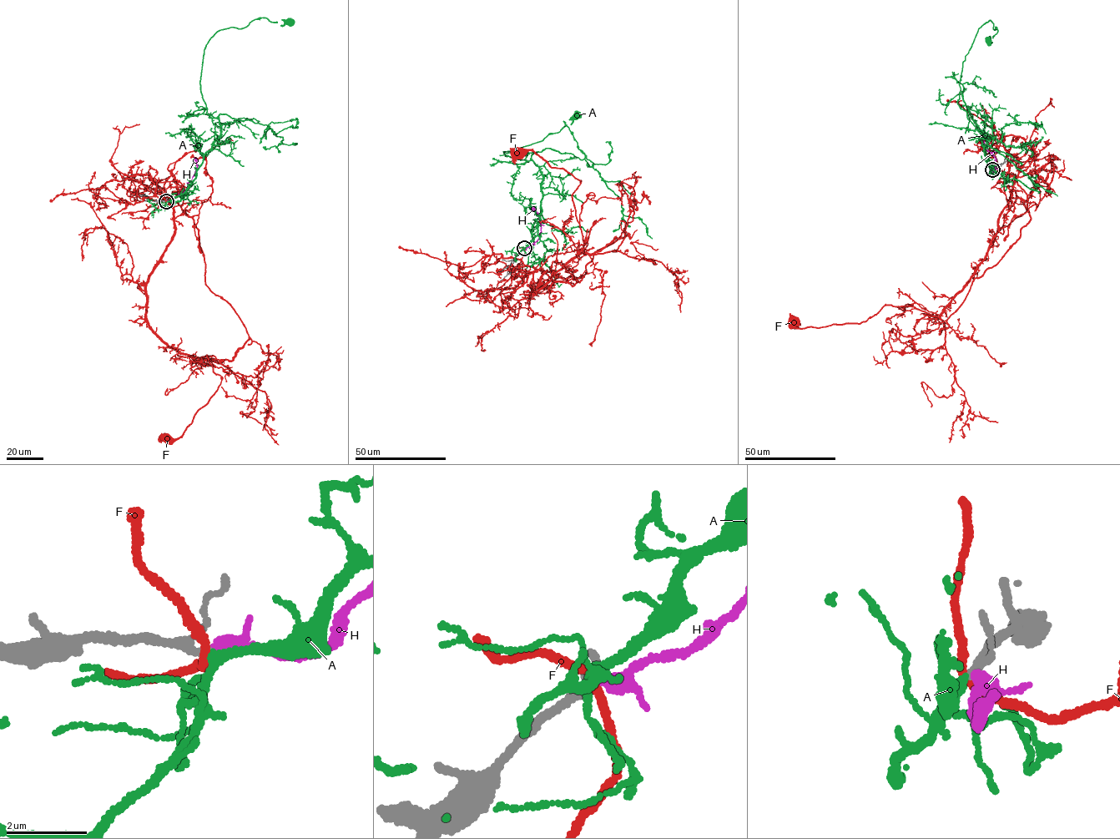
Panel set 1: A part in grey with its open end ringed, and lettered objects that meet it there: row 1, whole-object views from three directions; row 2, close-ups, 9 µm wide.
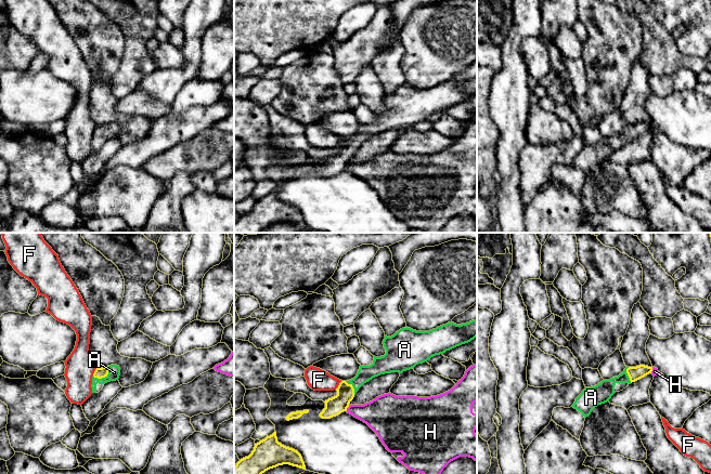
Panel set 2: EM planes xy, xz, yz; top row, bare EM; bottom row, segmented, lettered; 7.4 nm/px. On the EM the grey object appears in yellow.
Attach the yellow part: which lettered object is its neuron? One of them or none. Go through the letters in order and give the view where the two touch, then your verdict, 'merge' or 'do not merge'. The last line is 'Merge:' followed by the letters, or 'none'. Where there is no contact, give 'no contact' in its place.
A: contact in xy; merge
F: contact in xy; do not merge
H: contact in xz; do not merge
Merge: A

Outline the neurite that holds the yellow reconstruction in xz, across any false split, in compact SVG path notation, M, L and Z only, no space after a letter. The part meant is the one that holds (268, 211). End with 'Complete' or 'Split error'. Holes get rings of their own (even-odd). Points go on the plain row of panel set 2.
M276 189L255 201L248 214L234 224L234 233L261 233L279 223L289 222L306 227L301 212L277 199Z. Complete

